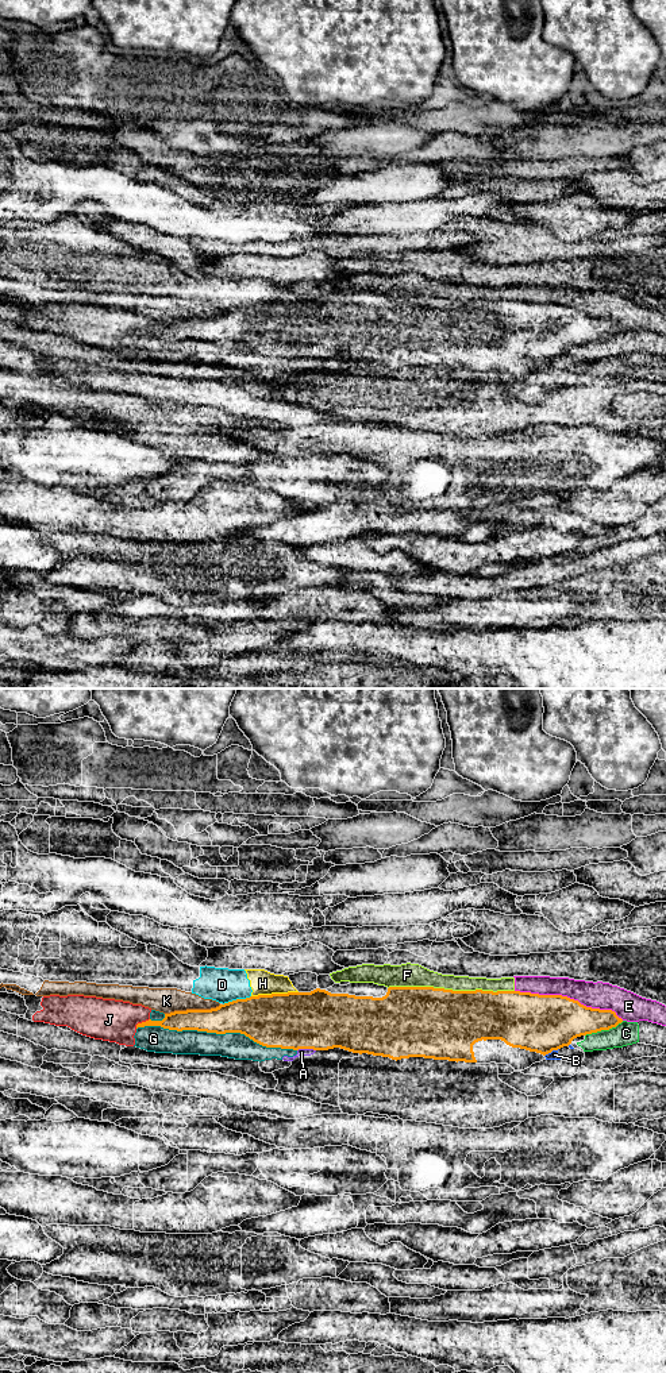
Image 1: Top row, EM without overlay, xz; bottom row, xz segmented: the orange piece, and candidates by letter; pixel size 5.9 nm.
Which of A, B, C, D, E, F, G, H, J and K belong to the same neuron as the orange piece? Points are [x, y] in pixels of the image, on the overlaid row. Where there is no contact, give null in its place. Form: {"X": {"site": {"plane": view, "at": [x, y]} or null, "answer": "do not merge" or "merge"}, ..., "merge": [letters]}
{"A": {"site": {"plane": "xz", "at": [305, 1048]}, "answer": "do not merge"}, "B": {"site": {"plane": "xz", "at": [551, 1051]}, "answer": "do not merge"}, "C": {"site": {"plane": "xz", "at": [604, 1029]}, "answer": "do not merge"}, "D": {"site": {"plane": "xz", "at": [237, 999]}, "answer": "do not merge"}, "E": {"site": {"plane": "xz", "at": [569, 998]}, "answer": "do not merge"}, "F": {"site": {"plane": "xz", "at": [451, 990]}, "answer": "do not merge"}, "G": {"site": {"plane": "xz", "at": [216, 1033]}, "answer": "do not merge"}, "H": {"site": {"plane": "xz", "at": [274, 994]}, "answer": "do not merge"}, "J": {"site": {"plane": "xz", "at": [142, 1022]}, "answer": "do not merge"}, "K": {"site": {"plane": "xz", "at": [192, 1010]}, "answer": "do not merge"}, "merge": []}

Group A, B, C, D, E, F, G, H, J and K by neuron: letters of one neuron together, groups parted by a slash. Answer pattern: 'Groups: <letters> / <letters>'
Groups: A G J / B / C / D H / E F / K

